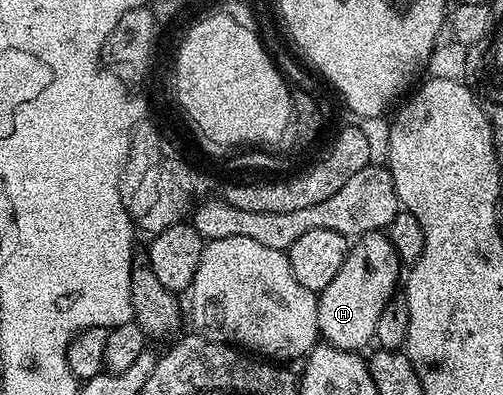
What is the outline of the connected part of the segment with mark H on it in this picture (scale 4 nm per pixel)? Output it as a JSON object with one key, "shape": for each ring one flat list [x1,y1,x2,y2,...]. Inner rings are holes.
{"shape":[[384,231,356,237,349,245,347,258,343,258,343,266,339,266,339,274,331,278,330,284,317,297,317,330,320,339,339,350,355,353,365,350,361,348,371,344,379,313,398,291,402,276,401,259,395,254,395,246,391,246]]}

